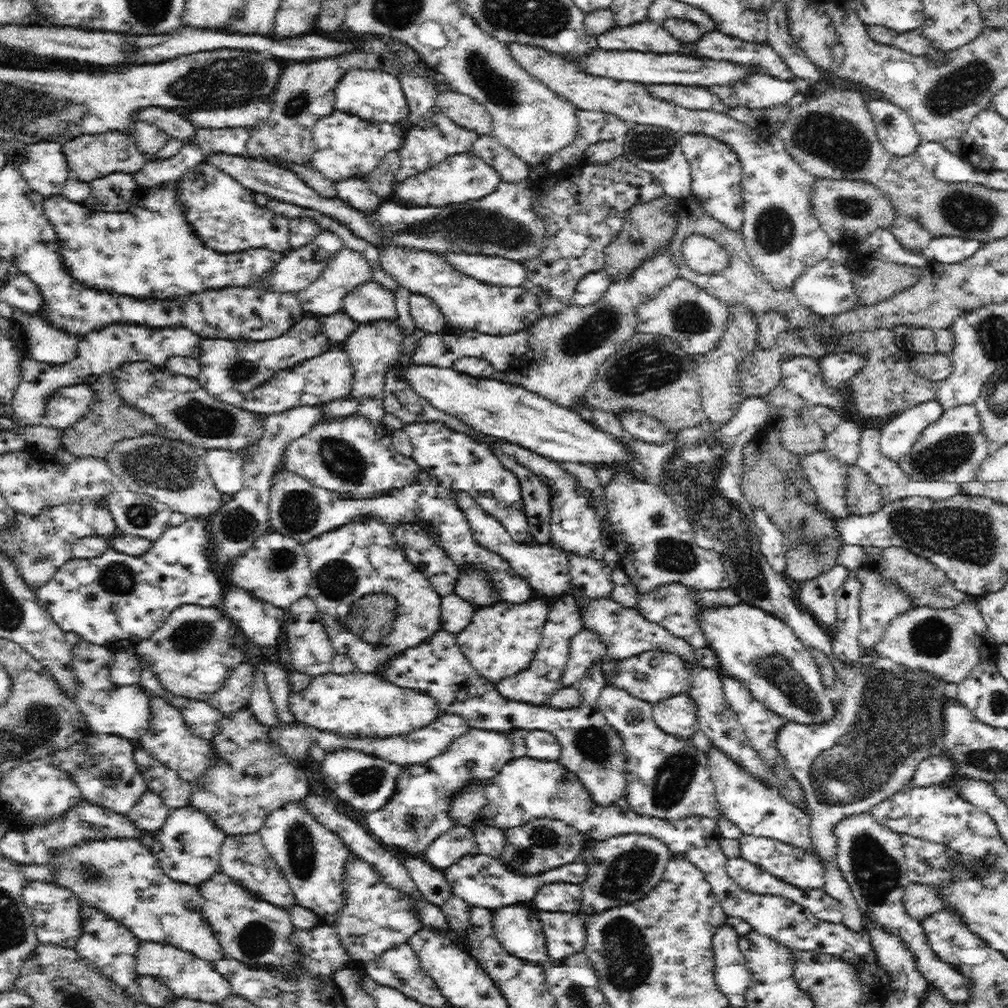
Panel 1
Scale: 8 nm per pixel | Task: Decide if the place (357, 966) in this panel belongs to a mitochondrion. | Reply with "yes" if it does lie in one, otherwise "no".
no

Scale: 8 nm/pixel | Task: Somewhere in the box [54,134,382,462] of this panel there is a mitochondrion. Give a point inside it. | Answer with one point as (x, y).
(206, 421)

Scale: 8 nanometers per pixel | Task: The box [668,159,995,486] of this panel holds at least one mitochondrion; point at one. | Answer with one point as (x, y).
(951, 452)

